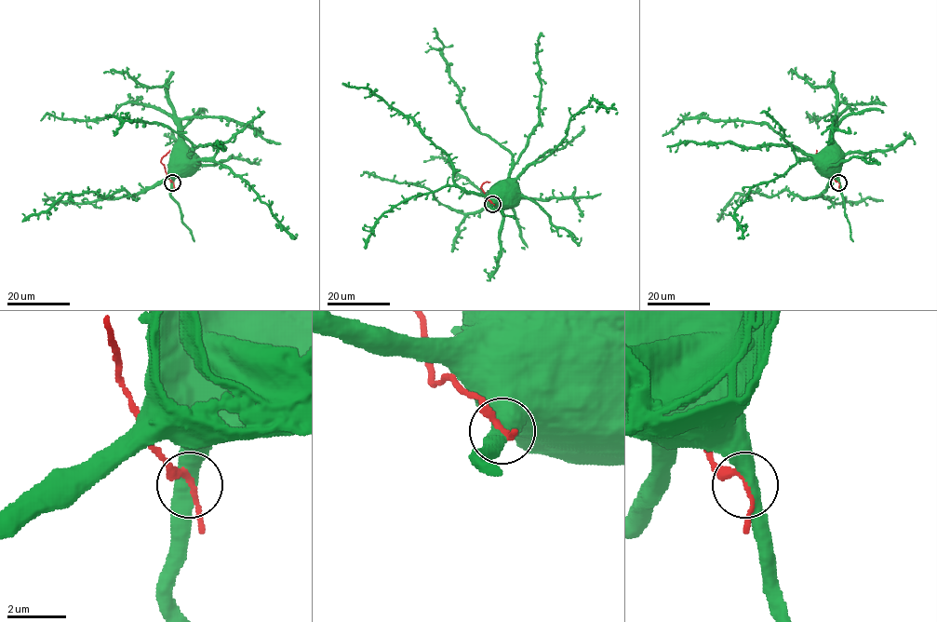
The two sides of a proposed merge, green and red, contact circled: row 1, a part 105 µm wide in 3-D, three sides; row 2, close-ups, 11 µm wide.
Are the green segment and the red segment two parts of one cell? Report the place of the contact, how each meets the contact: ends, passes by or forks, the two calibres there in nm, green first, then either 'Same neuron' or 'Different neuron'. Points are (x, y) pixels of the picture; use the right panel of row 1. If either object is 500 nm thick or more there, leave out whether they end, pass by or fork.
Place: (838, 182). Thickness 500 nm (green) against 180 nm. Same neuron

